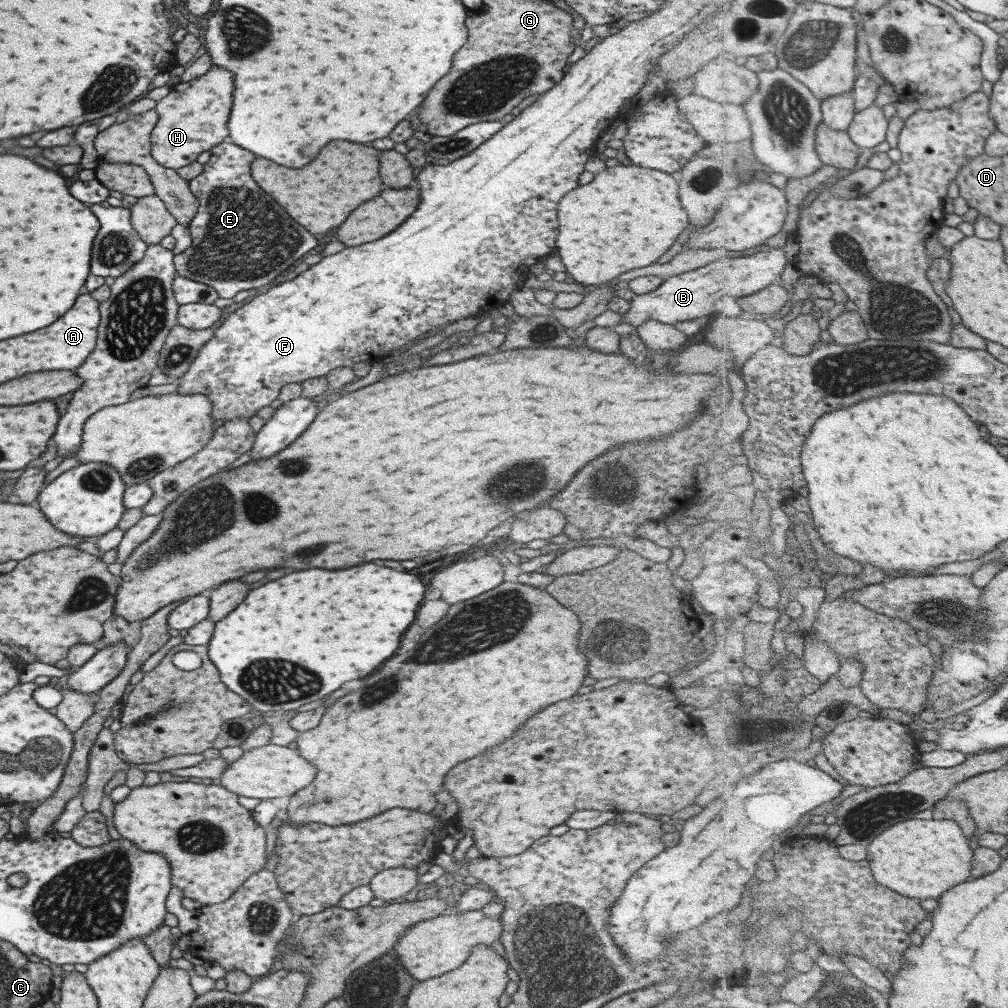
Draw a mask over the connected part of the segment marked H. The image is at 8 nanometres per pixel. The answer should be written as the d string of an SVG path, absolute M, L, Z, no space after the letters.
M211 64L205 74L193 80L172 85L167 95L158 100L154 106L158 119L150 132L150 154L153 160L165 168L177 170L177 168L191 164L201 152L211 150L213 146L223 142L223 138L228 134L227 114L231 106L231 90L233 90L231 72L215 64Z

